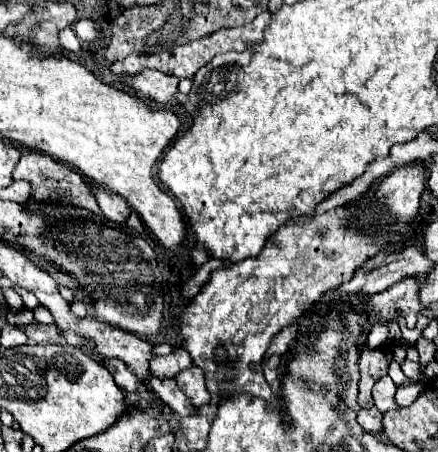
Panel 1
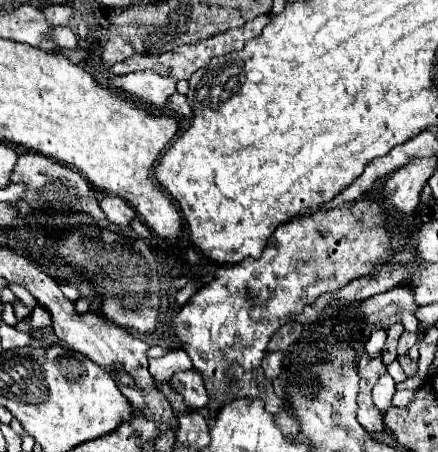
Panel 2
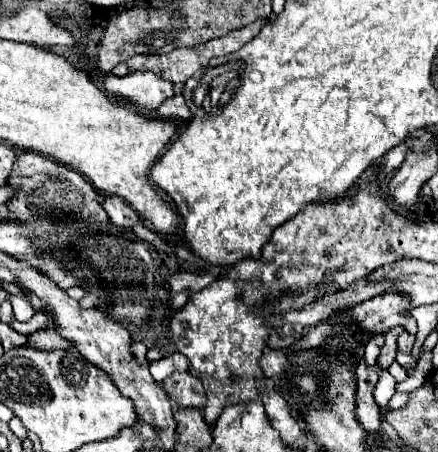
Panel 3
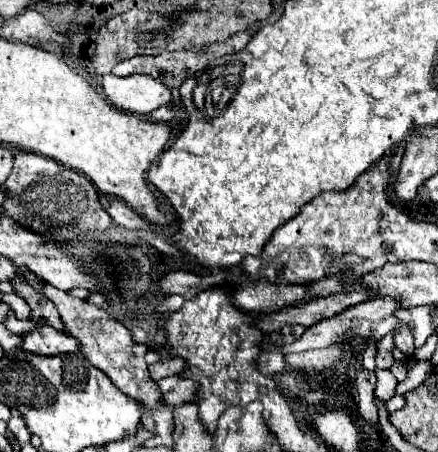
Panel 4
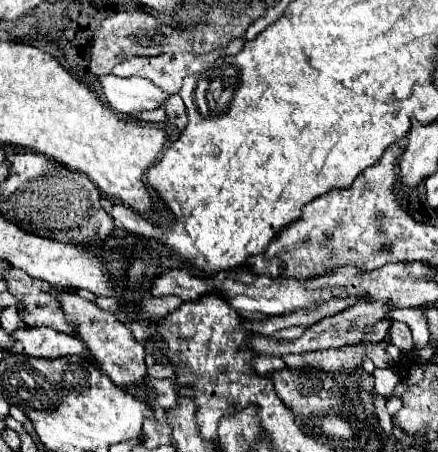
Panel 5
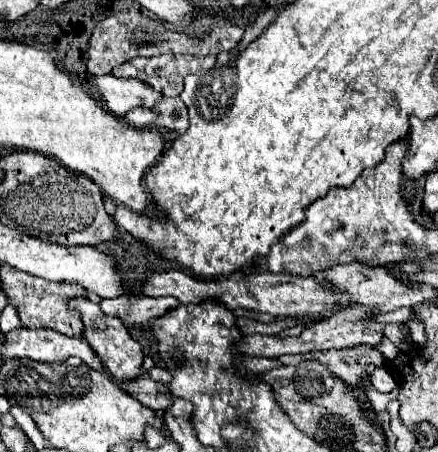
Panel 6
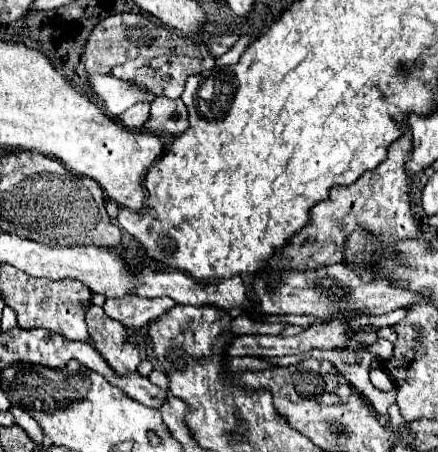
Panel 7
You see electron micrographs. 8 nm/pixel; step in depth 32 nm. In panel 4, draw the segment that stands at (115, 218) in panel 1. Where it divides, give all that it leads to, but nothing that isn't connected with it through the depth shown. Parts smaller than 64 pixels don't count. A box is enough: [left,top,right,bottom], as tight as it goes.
[106,198,150,230]

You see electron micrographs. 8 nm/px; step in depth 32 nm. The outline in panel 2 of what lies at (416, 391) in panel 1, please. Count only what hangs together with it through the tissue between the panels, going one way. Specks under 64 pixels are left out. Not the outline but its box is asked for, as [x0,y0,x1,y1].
[394,390,416,408]

